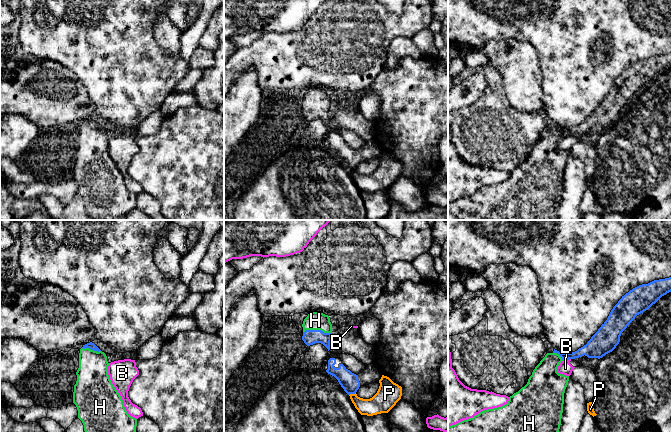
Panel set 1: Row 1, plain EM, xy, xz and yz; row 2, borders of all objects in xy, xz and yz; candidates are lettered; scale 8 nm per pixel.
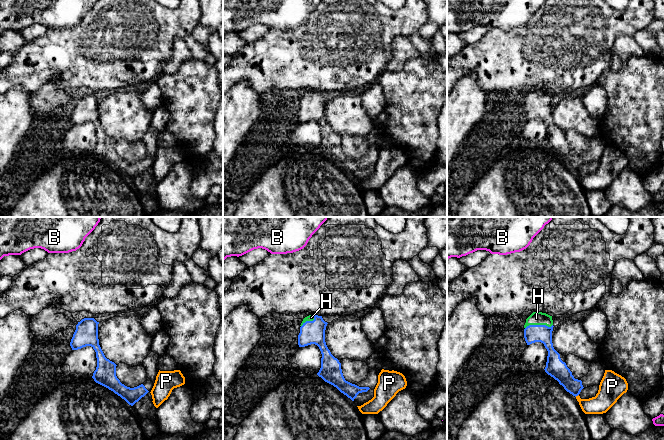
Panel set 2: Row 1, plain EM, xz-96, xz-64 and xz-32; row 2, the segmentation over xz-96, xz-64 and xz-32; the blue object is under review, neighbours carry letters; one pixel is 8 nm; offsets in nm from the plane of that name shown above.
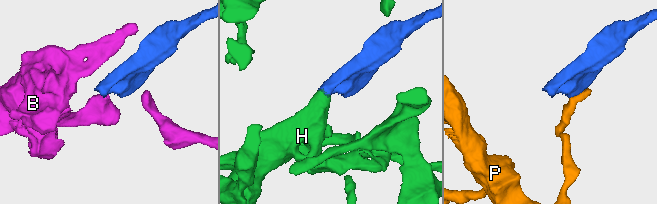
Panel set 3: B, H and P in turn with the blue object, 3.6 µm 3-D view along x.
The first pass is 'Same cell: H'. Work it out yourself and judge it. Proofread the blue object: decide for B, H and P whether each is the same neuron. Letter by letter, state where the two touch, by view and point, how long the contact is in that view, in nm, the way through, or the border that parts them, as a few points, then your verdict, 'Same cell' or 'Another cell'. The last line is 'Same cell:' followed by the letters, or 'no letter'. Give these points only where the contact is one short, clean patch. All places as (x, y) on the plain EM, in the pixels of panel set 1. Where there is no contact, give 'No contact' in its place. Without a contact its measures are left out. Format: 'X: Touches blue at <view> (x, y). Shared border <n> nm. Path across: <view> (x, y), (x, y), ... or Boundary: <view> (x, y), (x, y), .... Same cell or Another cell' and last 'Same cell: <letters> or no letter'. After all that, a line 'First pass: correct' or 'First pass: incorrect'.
B: Touches blue at yz (566, 135). Shared border 70 nm. Boundary: yz (570, 134), (563, 136). Another cell
H: Touches blue at xz (317, 106). Shared border 240 nm. Path across: xz (310, 113), (317, 106), (315, 96). Same cell
P: Touches blue at xz (352, 169). Shared border 60 nm. Another cell
Same cell: H
First pass: correct

